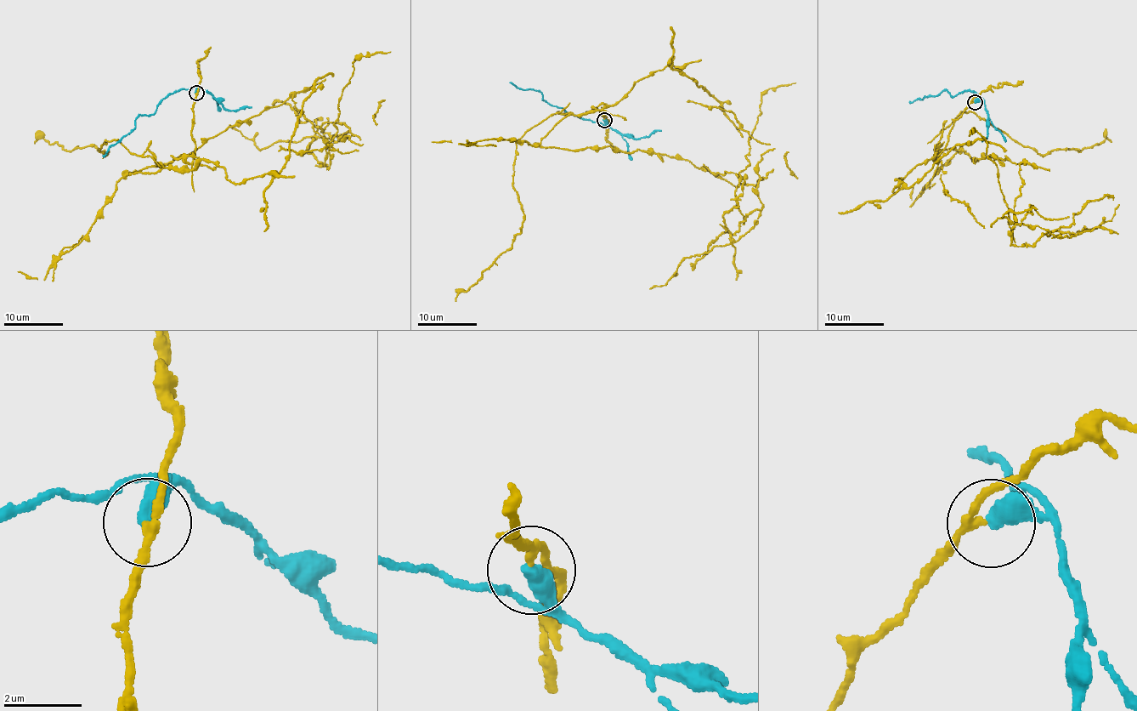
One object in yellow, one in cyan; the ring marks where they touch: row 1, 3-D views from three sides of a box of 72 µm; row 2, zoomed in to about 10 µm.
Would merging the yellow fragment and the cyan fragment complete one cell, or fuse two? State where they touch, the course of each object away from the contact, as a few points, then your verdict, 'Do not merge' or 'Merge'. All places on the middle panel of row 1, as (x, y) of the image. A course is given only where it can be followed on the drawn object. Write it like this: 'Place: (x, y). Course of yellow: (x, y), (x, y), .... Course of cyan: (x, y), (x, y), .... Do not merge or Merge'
Place: (604, 120). Course of yellow: (604, 119), (567, 115), (543, 146), (742, 178), (722, 215), (738, 241), (772, 149), (687, 102). Course of cyan: (604, 119), (604, 122), (600, 123), (574, 116), (551, 105), (540, 93), (521, 89), (510, 82). Do not merge

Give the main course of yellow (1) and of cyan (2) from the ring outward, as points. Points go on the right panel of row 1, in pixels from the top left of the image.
1: (974, 102), (936, 156), (1023, 161), (1012, 244), (1076, 236), (1007, 218), (984, 227), (940, 179)
2: (974, 102), (980, 96), (968, 89), (953, 97), (943, 90), (934, 96), (909, 102)

